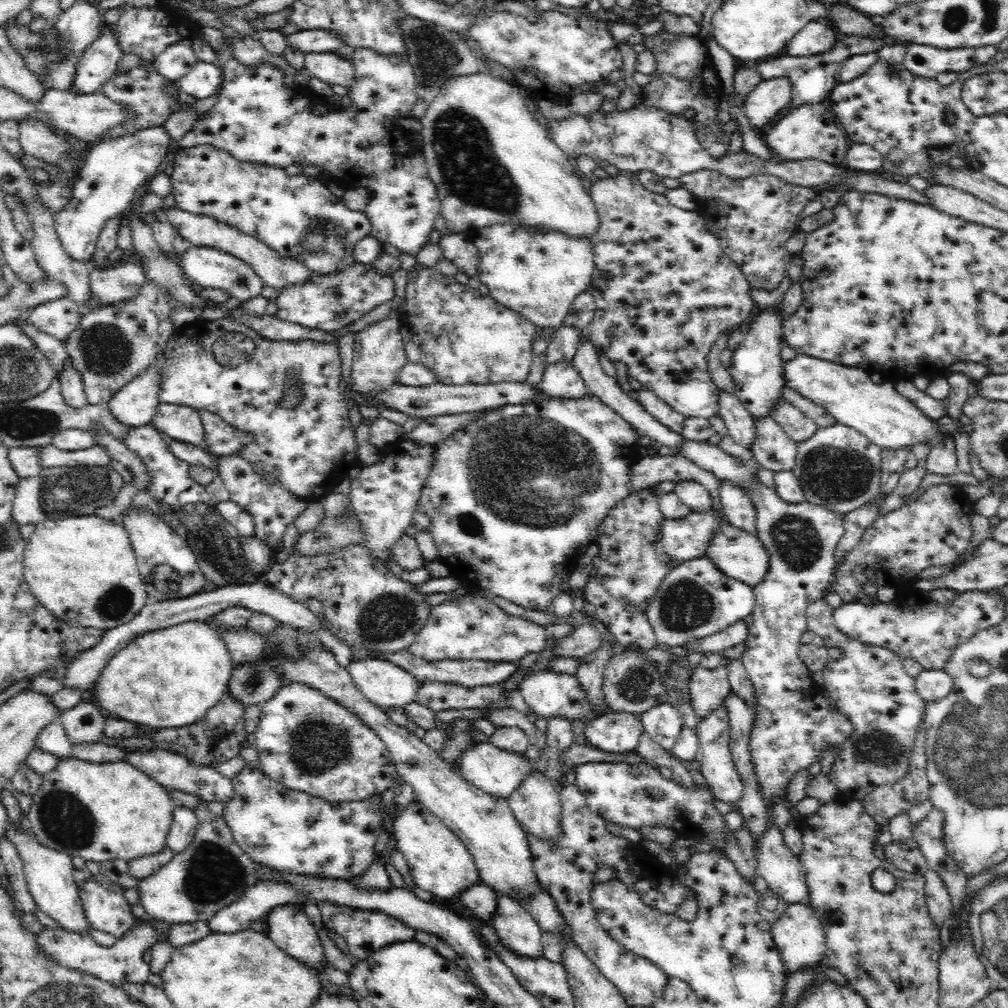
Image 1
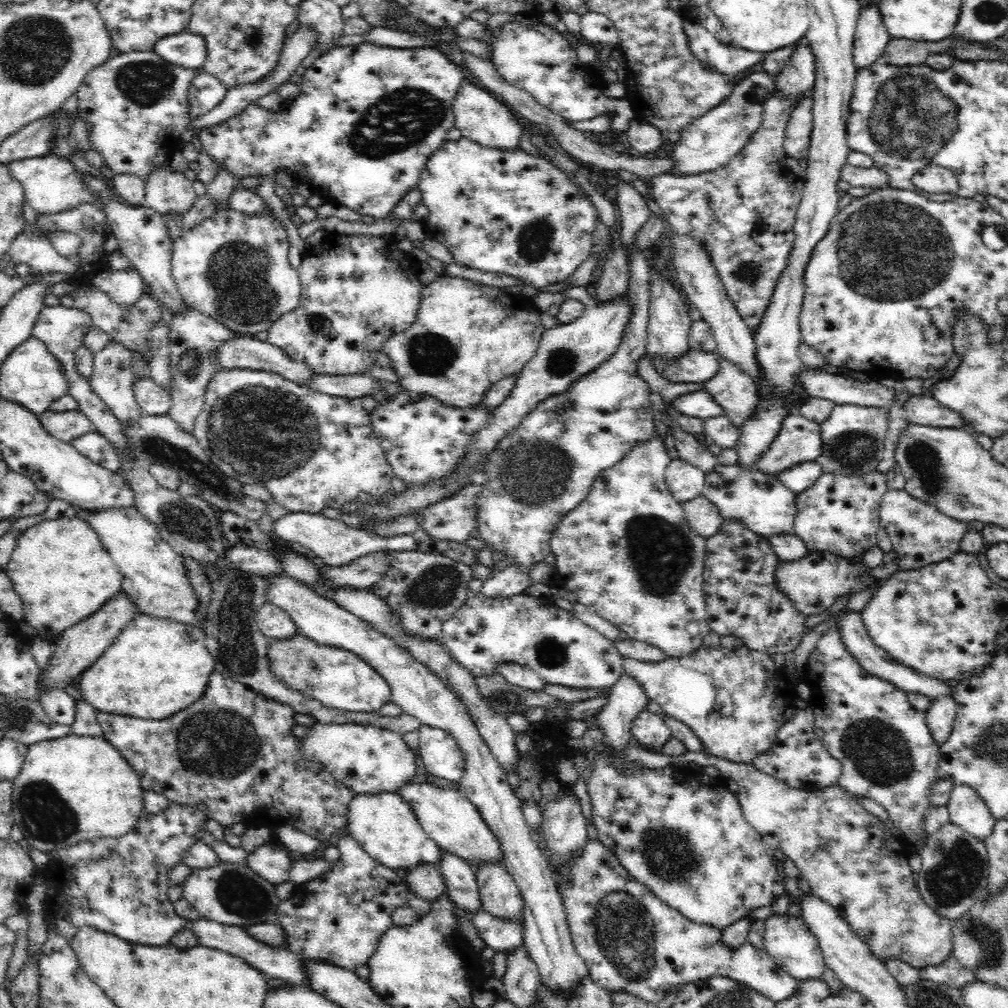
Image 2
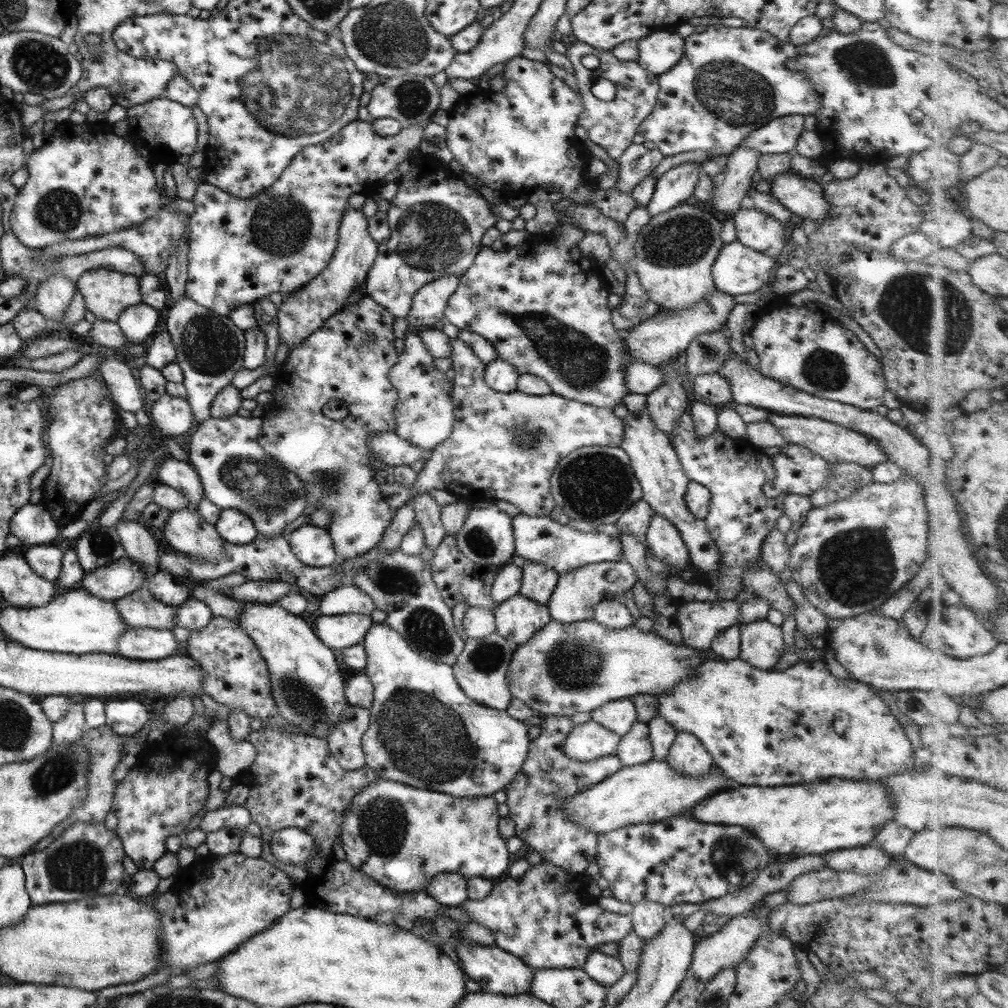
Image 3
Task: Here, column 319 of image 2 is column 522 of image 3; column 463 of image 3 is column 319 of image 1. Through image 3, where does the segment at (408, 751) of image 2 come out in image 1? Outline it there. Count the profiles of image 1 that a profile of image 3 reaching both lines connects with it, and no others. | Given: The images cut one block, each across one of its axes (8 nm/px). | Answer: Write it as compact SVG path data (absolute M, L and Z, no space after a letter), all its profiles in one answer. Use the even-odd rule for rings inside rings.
M283 685L262 709L255 747L263 773L273 781L331 803L368 800L394 787L397 771L383 742L346 708L313 688Z

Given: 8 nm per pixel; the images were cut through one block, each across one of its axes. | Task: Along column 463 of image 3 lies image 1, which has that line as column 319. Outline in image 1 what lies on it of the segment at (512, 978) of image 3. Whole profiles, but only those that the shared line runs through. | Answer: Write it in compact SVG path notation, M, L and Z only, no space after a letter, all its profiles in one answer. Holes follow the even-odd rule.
M276 906L266 921L269 922L266 934L280 950L306 968L323 974L328 962L319 926L306 917L301 907Z

